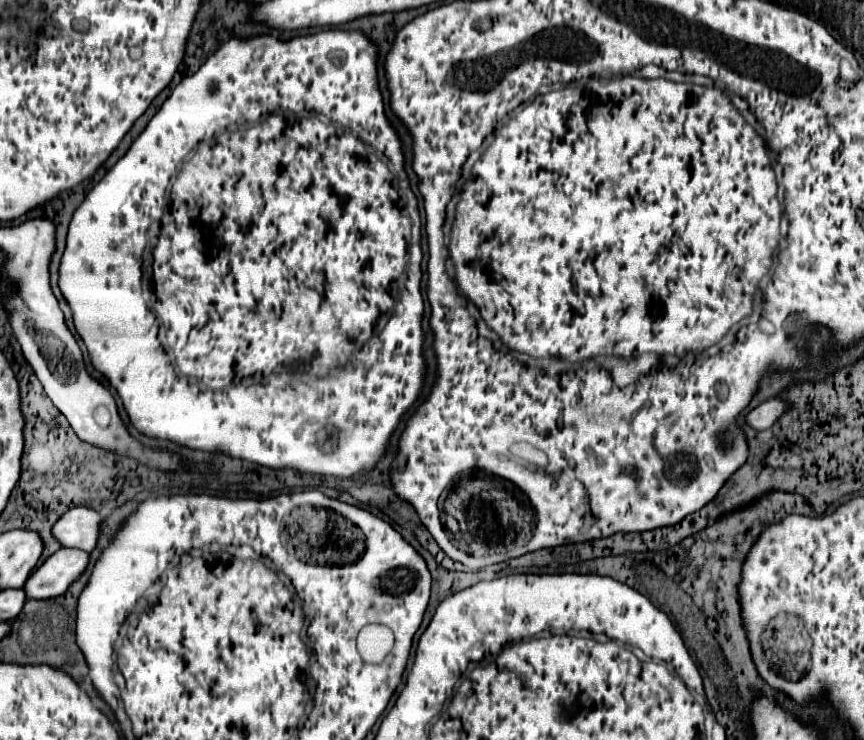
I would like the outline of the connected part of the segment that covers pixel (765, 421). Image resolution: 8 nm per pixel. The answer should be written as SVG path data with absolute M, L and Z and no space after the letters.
M769 399L769 401L757 405L753 411L749 411L747 417L745 417L745 423L751 429L755 429L755 431L765 431L781 417L783 411L785 411L785 403L783 401Z

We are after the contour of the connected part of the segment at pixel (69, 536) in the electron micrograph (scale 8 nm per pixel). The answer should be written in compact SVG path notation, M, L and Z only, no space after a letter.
M73 507L65 515L57 519L51 527L53 537L61 543L61 547L81 549L91 553L97 543L101 515L89 507Z

